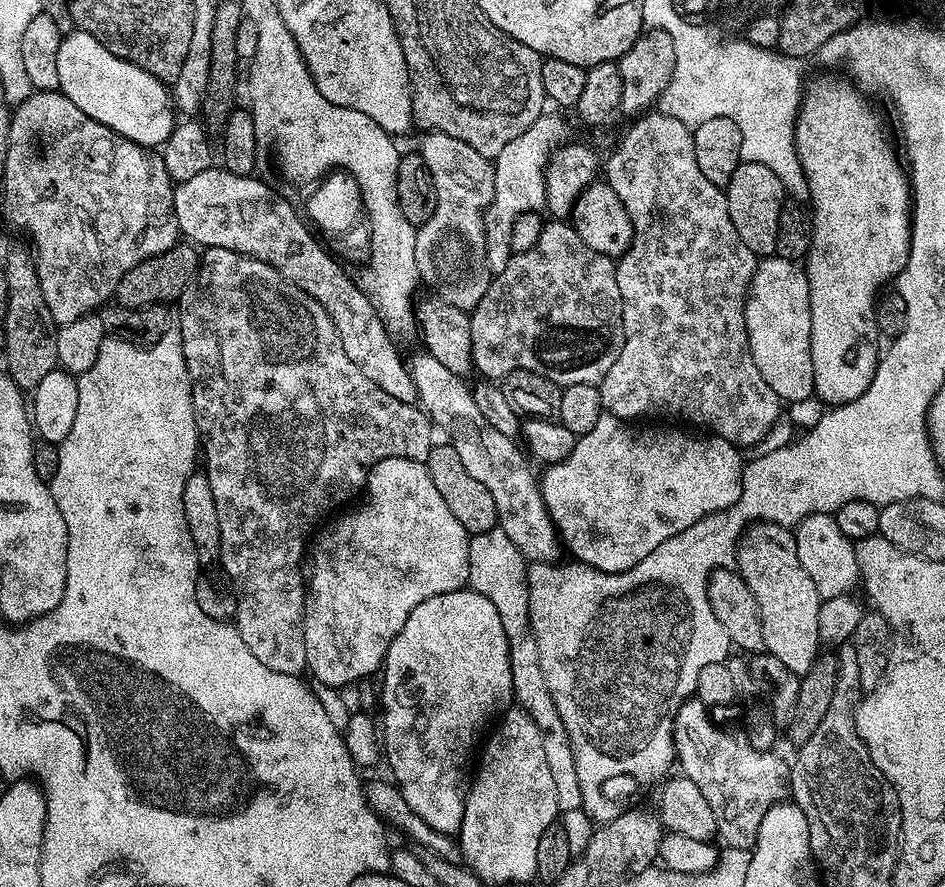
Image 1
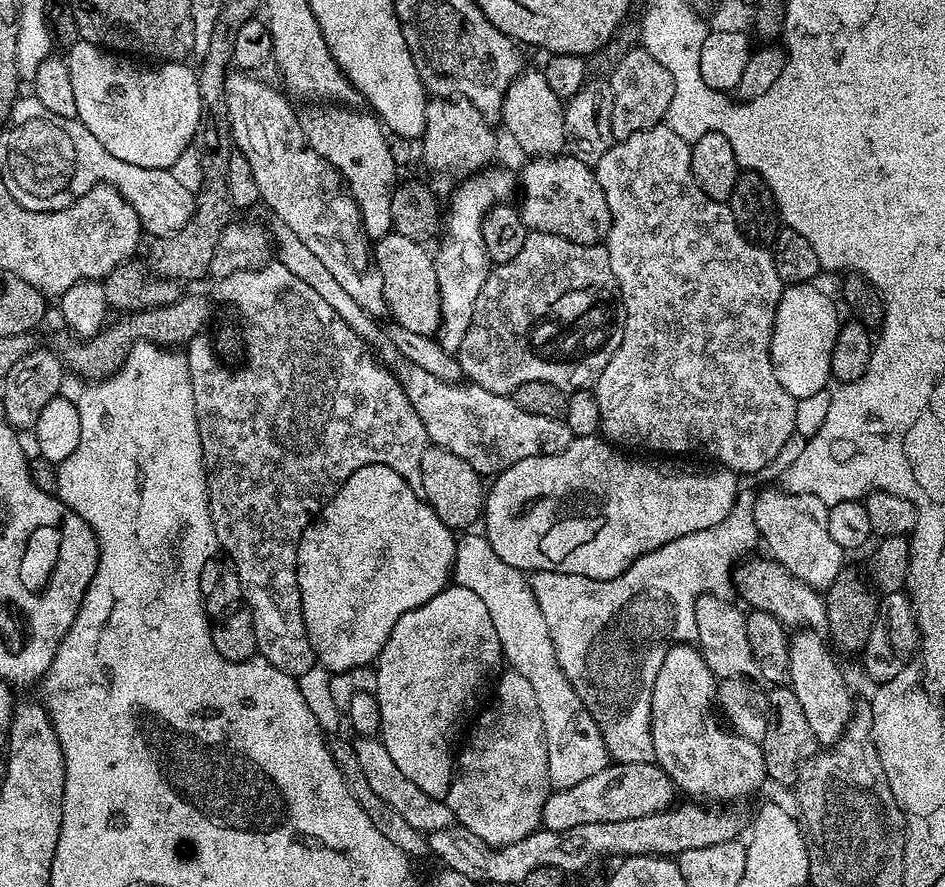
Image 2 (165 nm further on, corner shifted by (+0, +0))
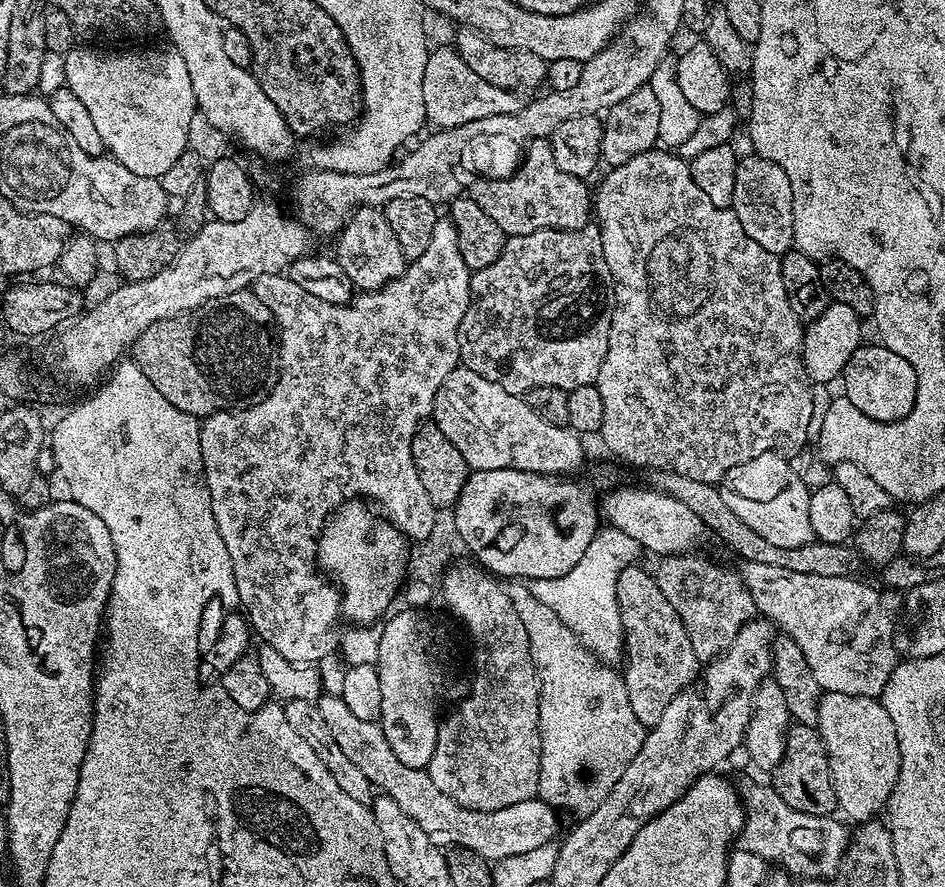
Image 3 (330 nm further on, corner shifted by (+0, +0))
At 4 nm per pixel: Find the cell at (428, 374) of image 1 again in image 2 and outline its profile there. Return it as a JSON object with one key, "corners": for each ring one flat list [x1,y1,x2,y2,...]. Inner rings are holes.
{"corners":[[232,70,224,77,224,98,228,105,228,126,232,129,232,143,235,151,241,152,250,162,250,174,254,174,254,182,258,182,260,199,263,207,268,207,276,215,275,219,286,225,313,254,325,264,326,270,334,274,334,278,362,306,362,310,373,318,388,316,388,303,382,290,382,270,375,266,370,241,364,235,364,221,360,219,360,206,351,195,331,196,324,189,324,180,320,175,326,169,325,161,308,144,304,126,300,123,297,109,292,109,293,101,279,87,271,88,255,75]]}

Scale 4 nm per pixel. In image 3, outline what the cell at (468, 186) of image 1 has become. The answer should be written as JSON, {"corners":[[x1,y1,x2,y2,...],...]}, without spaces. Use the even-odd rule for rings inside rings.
{"corners":[[433,47,428,54,426,70,422,79,423,101,427,119,440,130,461,128,464,124,474,122,478,118,497,116,498,114,510,114,518,112,522,107,515,91,499,88,486,78,478,78,470,66,462,62,462,58,456,52,455,47]]}

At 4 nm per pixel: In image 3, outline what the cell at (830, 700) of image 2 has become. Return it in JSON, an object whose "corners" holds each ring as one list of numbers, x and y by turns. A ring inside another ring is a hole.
{"corners":[[824,692,818,706,816,728,828,755,839,811,844,811,855,822,879,817,892,796,900,769,898,734,883,703,875,696]]}

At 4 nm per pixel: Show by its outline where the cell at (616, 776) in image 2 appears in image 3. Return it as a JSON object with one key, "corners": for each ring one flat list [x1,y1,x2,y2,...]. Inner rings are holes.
{"corners":[[324,694,318,703,334,742,338,742,346,758,350,758,350,762,354,762,354,766,358,766,358,770,366,774,373,789,394,798,394,802,402,806,405,814,410,814,410,818,414,818,414,822,422,826,426,838,439,844,441,849,454,847,474,850,474,854,484,860,497,862,511,856,527,854,557,839,556,831,560,828,560,820,556,817,558,812,546,801,533,798,526,802,514,802,514,806,506,806,493,812,458,806,454,798,446,798,446,794,442,794,442,790,434,786,430,774,425,769,398,762,398,754,390,750,390,742,386,742,386,734,380,729,377,721,355,716,340,696]]}

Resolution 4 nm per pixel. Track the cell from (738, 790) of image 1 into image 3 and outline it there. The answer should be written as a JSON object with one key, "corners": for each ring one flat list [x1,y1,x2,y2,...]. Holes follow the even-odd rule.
{"corners":[[629,566,622,570,616,583,616,603,624,617,626,663,623,665,622,675,630,698,630,710,634,710,634,718,638,718,638,722,651,726,658,722,658,718,662,718,662,710,670,700,701,675,702,661,694,654,694,646,690,646,690,634,686,634,686,626,682,626,674,606,670,606,670,602,657,586,655,575,649,569,647,572,640,567]]}

